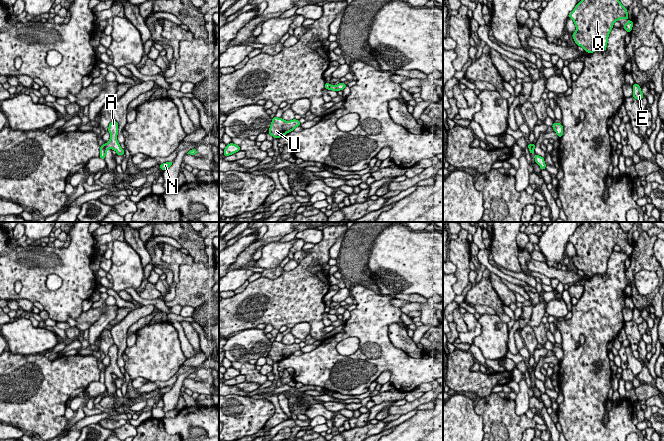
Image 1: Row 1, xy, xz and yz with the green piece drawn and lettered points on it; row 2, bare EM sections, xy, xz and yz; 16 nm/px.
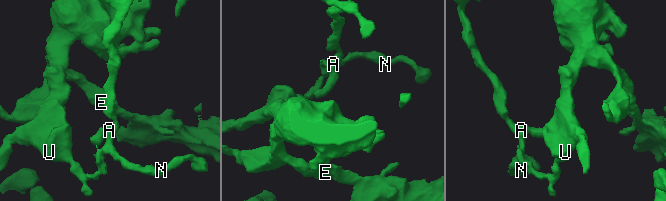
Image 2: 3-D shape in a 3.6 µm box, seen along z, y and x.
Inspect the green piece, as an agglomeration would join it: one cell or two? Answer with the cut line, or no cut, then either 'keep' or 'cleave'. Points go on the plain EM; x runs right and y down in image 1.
xy (104, 368), (105, 377) | cleave

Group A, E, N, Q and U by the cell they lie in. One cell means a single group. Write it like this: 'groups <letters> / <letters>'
groups A N / E Q U

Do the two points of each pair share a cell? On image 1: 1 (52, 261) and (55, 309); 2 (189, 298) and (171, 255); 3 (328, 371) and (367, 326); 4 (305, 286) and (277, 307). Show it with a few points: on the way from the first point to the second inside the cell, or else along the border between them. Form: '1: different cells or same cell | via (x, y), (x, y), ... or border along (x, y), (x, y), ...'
1: same cell | via (64, 273), (66, 275), (66, 297)
2: different cells | border along (193, 258), (190, 264), (179, 265)
3: same cell | via (343, 371), (367, 348), (367, 341)
4: same cell | via (298, 293), (284, 301)

